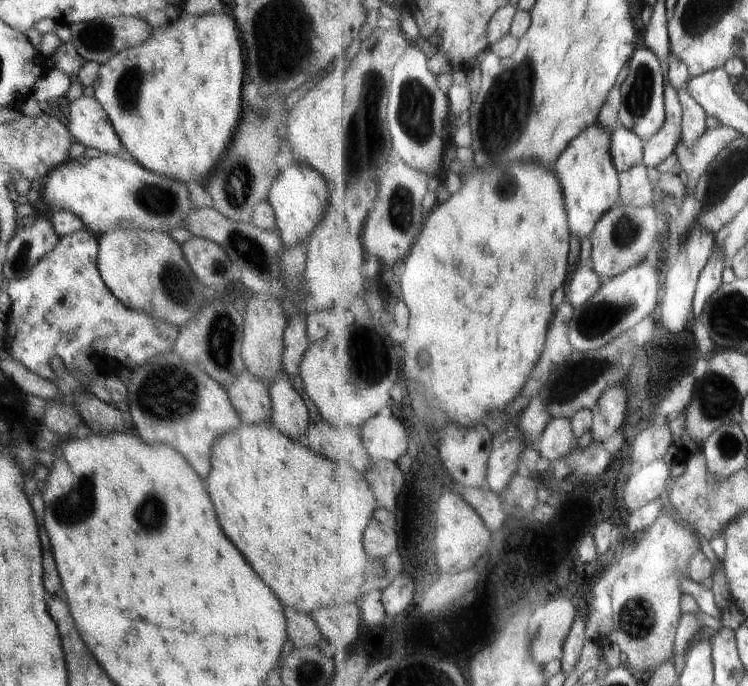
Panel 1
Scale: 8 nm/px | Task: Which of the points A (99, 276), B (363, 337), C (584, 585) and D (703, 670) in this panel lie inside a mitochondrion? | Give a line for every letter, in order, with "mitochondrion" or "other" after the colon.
A: other
B: mitochondrion
C: other
D: other

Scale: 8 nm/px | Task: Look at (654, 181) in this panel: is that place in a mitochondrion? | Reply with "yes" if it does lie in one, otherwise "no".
no

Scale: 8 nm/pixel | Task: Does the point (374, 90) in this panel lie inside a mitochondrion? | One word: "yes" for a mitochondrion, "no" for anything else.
yes

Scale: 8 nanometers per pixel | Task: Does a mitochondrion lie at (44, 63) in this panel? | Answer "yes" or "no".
no

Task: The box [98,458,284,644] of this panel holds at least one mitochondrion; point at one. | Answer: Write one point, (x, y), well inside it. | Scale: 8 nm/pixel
(150, 515)

